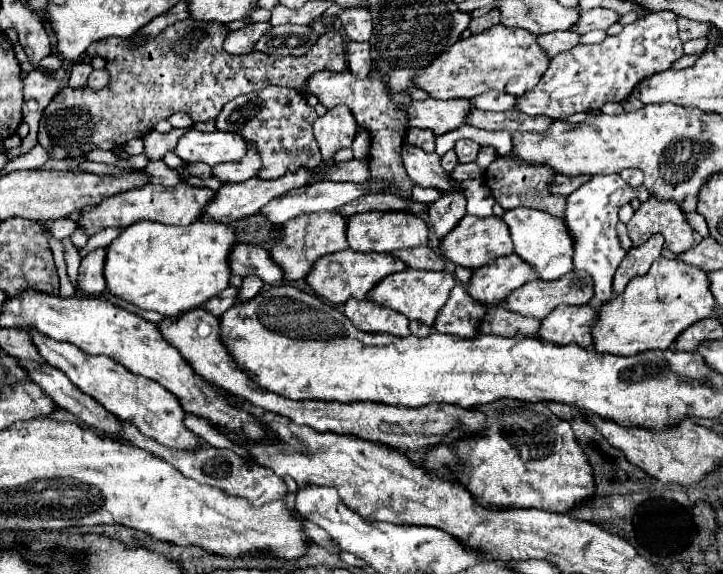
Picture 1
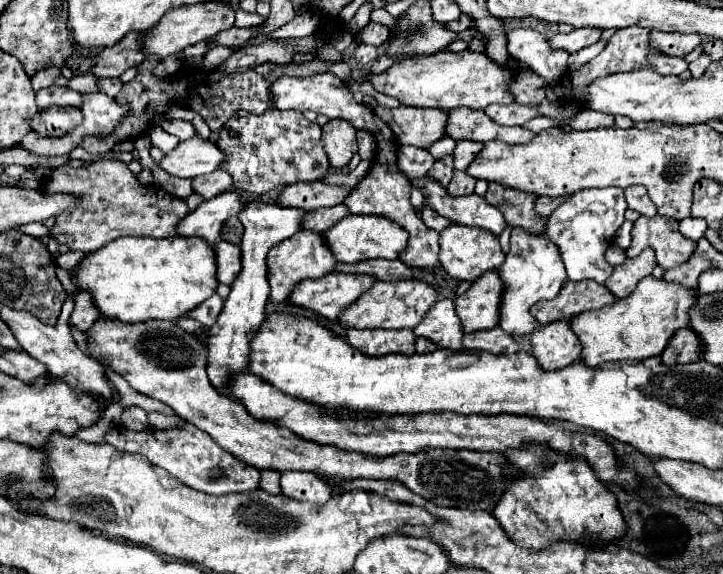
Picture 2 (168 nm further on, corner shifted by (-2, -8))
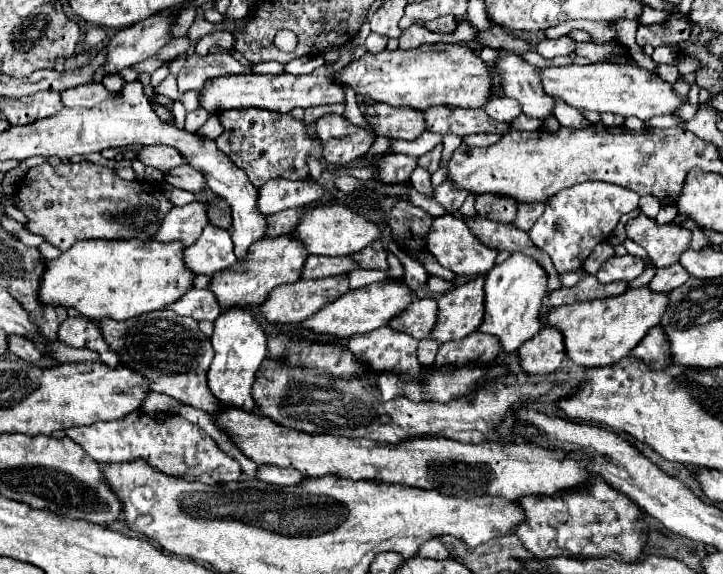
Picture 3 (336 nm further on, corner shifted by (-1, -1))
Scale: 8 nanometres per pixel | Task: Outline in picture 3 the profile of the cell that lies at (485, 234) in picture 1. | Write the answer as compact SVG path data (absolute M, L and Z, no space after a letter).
M444 214L444 216L434 218L432 228L426 234L426 250L444 268L452 270L454 274L458 274L462 278L474 278L474 276L490 272L492 266L496 264L496 256L498 256L488 246L482 246L482 242L468 230L468 226L466 226L466 222L462 218L454 218L452 214Z

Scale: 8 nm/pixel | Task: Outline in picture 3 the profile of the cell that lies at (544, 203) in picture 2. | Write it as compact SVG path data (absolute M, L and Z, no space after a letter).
M538 202L534 206L518 206L518 212L516 212L512 226L528 232L532 228L532 224L538 220L538 216L542 216L542 210L544 210L542 202Z

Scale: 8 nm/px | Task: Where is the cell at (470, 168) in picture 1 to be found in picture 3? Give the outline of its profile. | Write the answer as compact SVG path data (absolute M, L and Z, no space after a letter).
M442 182L434 190L434 200L440 202L446 208L446 212L450 212L450 214L454 214L464 204L466 198L468 198L468 194L454 194L454 190L450 190L450 182Z

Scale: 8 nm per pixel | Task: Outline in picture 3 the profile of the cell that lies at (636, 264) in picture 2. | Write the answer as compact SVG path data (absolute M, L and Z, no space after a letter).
M626 254L626 256L612 256L608 258L596 278L602 282L602 284L610 284L610 282L618 282L618 280L626 280L626 282L632 282L634 278L638 278L640 274L644 272L644 262L638 260L636 256L632 254Z

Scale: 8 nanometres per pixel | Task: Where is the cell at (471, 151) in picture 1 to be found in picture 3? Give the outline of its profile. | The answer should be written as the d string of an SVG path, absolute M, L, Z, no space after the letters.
M472 134L464 136L466 146L492 146L502 138L502 134Z

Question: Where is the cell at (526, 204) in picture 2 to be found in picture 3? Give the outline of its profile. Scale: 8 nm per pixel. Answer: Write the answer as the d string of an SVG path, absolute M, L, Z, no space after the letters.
M490 194L476 198L474 206L476 206L476 214L504 224L508 224L510 218L514 218L514 210L516 210L510 198L490 198Z

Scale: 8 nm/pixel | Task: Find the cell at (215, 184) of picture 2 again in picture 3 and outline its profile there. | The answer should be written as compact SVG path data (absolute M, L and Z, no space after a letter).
M188 164L164 172L164 180L168 184L180 188L180 190L188 190L188 192L194 192L194 194L198 194L206 188L206 182L204 182L202 174L198 174L198 170L194 170Z

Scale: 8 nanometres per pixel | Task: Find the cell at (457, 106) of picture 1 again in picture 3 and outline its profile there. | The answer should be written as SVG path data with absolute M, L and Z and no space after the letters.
M374 102L364 112L364 120L376 132L376 136L416 140L424 132L420 110L398 110L394 106L382 106Z

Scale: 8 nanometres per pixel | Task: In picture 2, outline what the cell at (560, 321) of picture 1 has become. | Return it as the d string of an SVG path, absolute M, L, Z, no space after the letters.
M567 319L553 321L533 331L531 335L533 355L539 359L539 365L547 371L555 371L571 365L581 359L583 345L575 337L571 323Z

